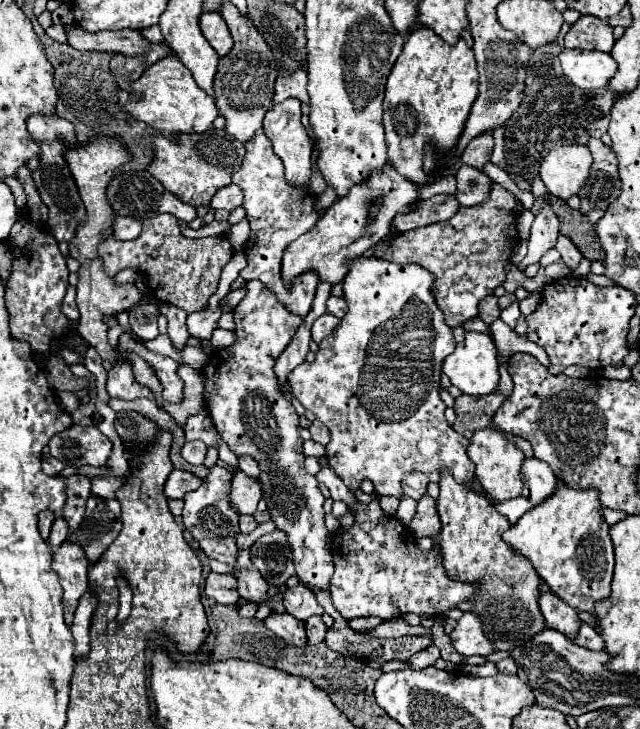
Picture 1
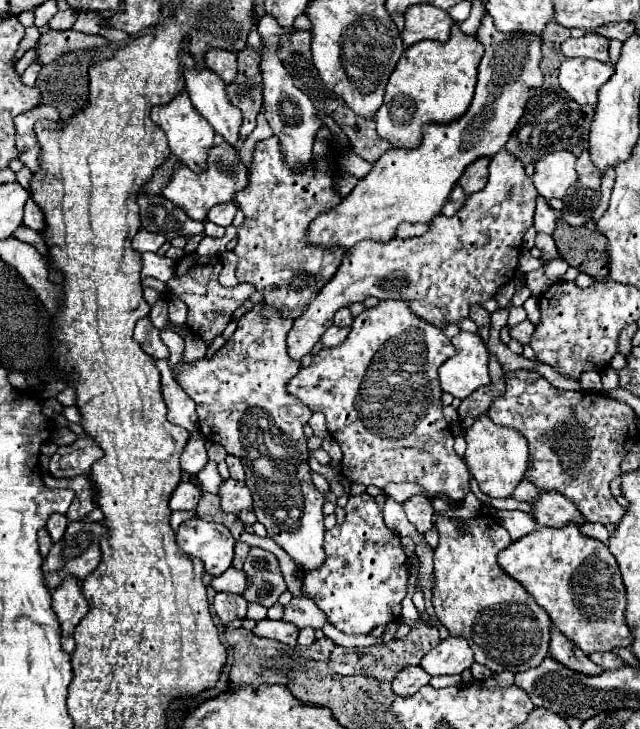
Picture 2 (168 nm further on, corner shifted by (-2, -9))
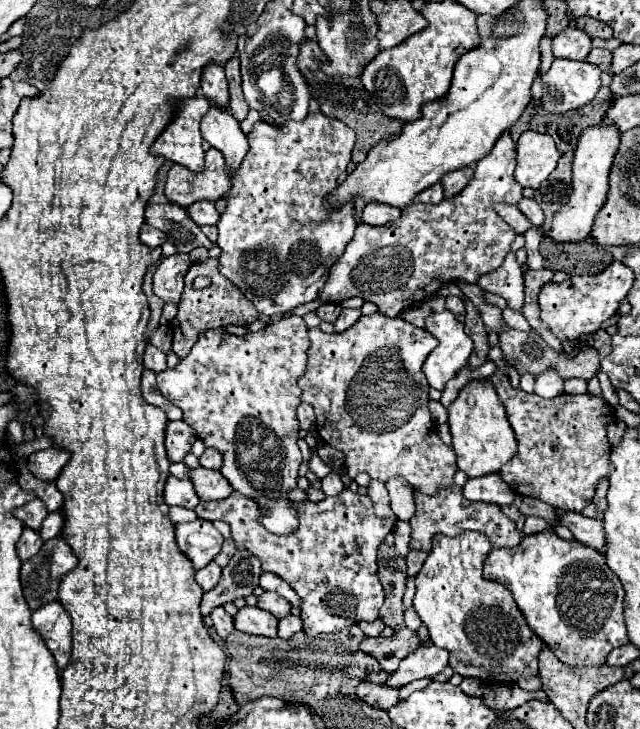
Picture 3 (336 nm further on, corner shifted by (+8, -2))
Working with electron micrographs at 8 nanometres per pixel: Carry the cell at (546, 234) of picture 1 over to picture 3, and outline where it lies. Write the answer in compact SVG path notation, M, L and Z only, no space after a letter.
M521 198L519 200L519 210L527 216L527 220L531 222L531 224L535 224L535 226L541 226L543 222L545 222L545 216L543 216L543 212L541 212L541 208L539 208L539 204L533 200L533 198Z

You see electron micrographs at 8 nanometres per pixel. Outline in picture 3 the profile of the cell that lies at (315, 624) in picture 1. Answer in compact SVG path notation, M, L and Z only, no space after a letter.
M289 614L289 616L285 616L285 618L279 620L279 638L289 640L299 630L301 630L301 618L299 616Z

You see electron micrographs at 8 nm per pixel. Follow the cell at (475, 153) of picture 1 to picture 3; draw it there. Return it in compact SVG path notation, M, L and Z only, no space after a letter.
M465 166L465 168L459 168L459 170L447 172L441 178L441 184L443 184L443 190L445 190L445 198L457 196L467 186L471 176L473 176L473 166Z

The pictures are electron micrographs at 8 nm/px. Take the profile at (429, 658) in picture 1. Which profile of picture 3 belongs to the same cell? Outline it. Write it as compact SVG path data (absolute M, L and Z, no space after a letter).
M361 682L355 688L355 696L363 702L367 702L373 708L381 708L381 710L389 710L393 708L393 704L399 702L399 690L397 688L389 688L385 684L369 684L369 682Z

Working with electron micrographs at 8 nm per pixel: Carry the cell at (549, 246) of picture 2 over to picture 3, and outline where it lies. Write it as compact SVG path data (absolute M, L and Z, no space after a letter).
M497 204L495 210L497 210L497 214L499 214L517 234L523 234L525 230L531 228L529 220L521 214L521 210L519 210L517 206L513 206L513 204Z

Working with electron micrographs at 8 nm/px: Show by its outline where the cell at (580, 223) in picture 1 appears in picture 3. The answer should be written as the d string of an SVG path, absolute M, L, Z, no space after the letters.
M543 238L539 244L539 252L545 258L545 268L557 272L563 270L567 274L599 274L611 262L613 256L605 252L603 246L593 244L591 240L555 244L551 238Z

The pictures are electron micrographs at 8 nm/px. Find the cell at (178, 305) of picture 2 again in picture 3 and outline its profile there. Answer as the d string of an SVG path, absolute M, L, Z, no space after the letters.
M173 254L163 258L153 274L153 292L163 302L179 302L183 292L183 278L189 266L191 260L187 254Z

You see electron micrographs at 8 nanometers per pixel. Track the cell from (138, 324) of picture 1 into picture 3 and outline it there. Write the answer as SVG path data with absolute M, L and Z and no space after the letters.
M147 346L145 358L143 358L143 366L145 366L147 370L153 370L155 374L163 372L163 370L167 368L167 364L165 364L165 354L163 354L161 350L153 348L153 346Z

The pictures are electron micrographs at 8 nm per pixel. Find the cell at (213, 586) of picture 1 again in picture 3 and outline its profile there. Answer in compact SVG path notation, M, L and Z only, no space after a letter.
M221 606L211 612L211 618L213 618L213 628L221 636L221 640L227 640L227 636L233 632L233 618Z

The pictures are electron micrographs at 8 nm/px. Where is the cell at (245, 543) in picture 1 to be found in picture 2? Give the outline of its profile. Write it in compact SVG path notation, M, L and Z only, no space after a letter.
M237 543L237 545L235 545L235 559L233 559L233 567L235 567L235 569L241 569L241 567L243 567L249 549L251 549L251 547L249 547L247 543Z

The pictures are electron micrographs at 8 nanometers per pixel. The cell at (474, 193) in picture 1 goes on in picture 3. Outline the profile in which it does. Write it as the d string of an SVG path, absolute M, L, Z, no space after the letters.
M437 182L431 188L425 188L425 192L421 192L421 196L417 198L419 202L429 202L429 204L437 204L443 200L443 186Z

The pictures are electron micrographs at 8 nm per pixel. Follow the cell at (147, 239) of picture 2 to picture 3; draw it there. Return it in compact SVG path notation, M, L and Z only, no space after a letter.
M147 222L141 226L139 236L141 236L141 242L143 242L143 244L147 244L149 248L157 248L157 246L161 246L161 244L165 242L165 234L163 234L161 230L157 230L157 228L149 226Z

